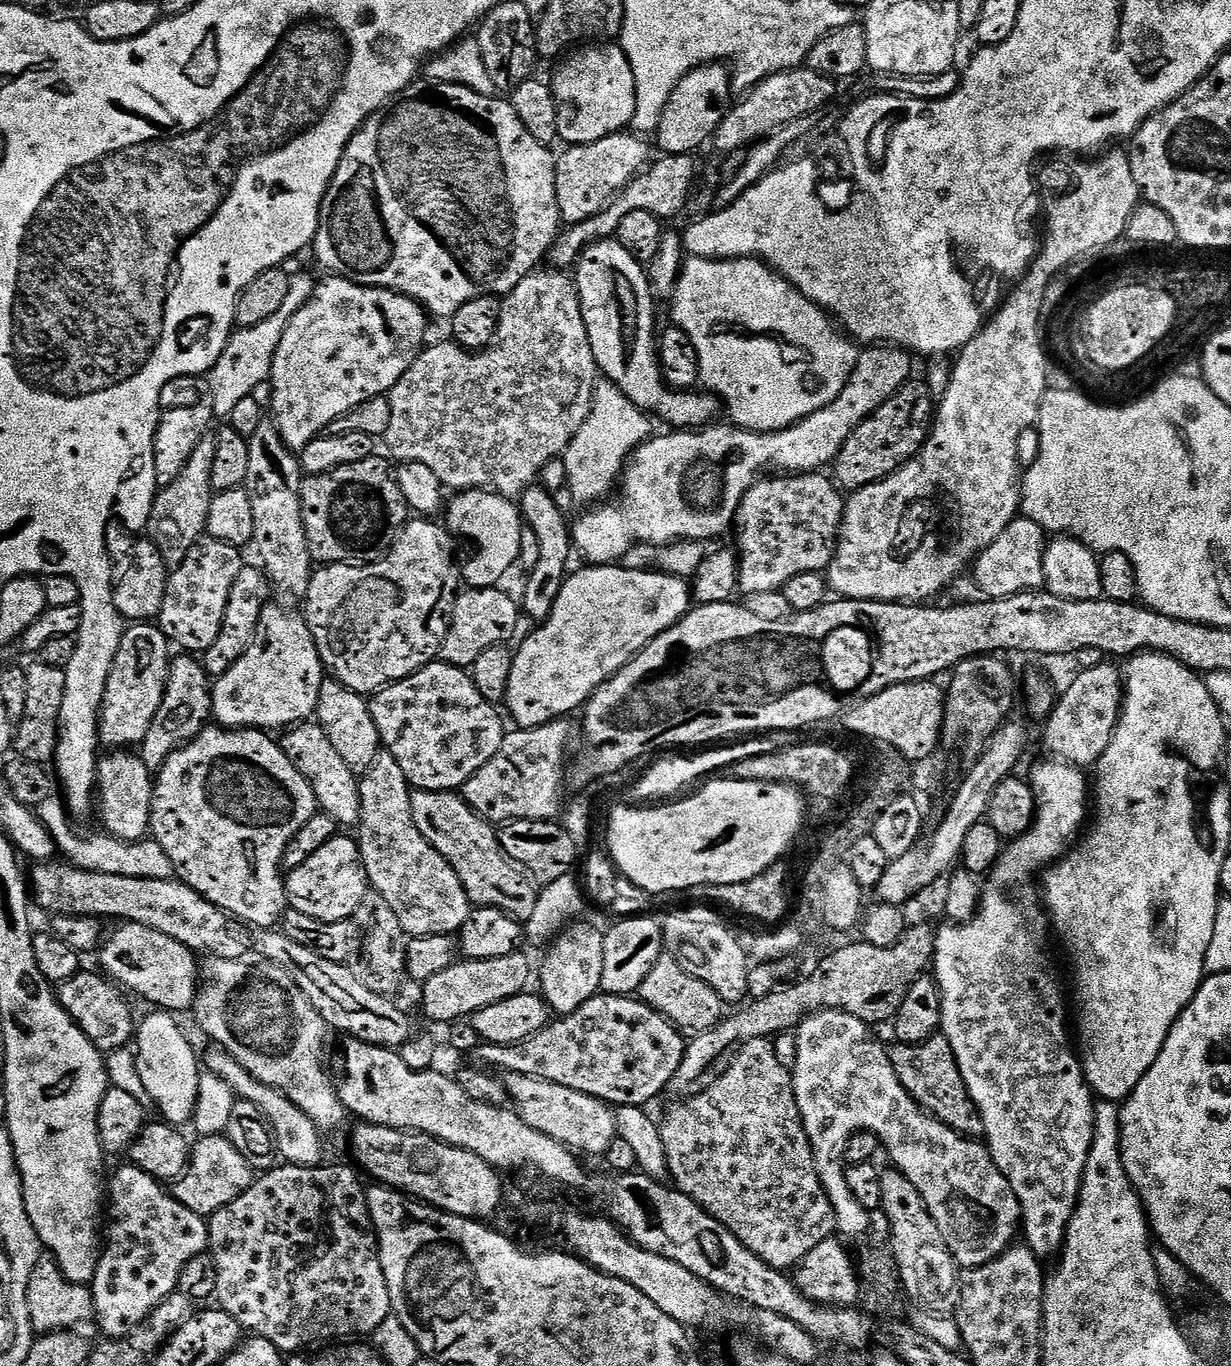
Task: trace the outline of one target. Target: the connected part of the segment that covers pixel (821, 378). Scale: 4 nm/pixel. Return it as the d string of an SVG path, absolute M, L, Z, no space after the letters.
M693 256L685 259L684 266L680 270L680 276L676 279L676 287L670 293L671 300L671 323L675 327L681 328L686 334L690 334L690 342L696 344L703 387L709 393L713 393L720 398L723 407L726 409L726 416L728 412L729 418L727 417L727 419L733 425L747 428L750 432L781 432L782 429L788 428L791 424L797 424L799 420L805 420L810 414L814 414L818 410L822 410L830 402L834 402L834 398L838 398L838 394L842 394L850 374L854 374L854 366L858 355L857 345L837 327L829 313L817 306L812 300L807 300L793 284L785 280L779 272L768 267L759 258L707 260L704 256Z

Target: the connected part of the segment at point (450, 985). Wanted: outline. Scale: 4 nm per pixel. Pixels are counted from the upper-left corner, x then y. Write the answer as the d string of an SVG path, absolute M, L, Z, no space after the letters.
M517 950L502 958L486 958L485 960L461 959L454 962L442 974L434 974L434 978L423 981L424 1012L436 1024L451 1026L465 1018L471 1018L478 1010L486 1006L494 1006L494 1002L502 1002L506 998L514 998L525 991L528 979L533 979L534 964Z

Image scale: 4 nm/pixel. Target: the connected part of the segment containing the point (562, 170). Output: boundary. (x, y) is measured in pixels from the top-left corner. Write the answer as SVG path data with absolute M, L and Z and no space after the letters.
M631 131L615 132L612 136L602 138L598 142L589 144L574 144L565 147L564 153L559 153L556 162L556 198L561 221L571 226L580 224L596 216L606 205L627 188L628 184L639 172L643 172L648 160L648 144L643 135L633 134Z

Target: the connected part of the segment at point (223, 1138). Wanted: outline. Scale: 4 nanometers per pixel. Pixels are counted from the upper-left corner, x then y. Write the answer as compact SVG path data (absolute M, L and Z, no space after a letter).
M227 1135L200 1136L196 1141L190 1148L188 1169L175 1181L174 1195L182 1206L207 1218L222 1210L222 1206L234 1202L234 1198L238 1198L252 1185L254 1169L246 1162L246 1158L242 1158L242 1154L238 1154L238 1150L234 1150Z

